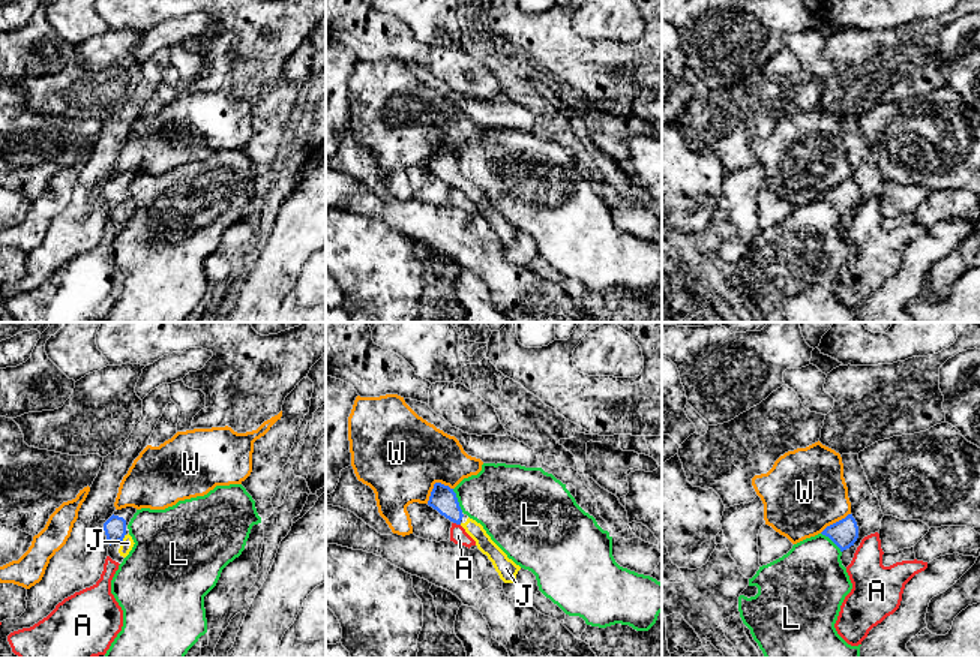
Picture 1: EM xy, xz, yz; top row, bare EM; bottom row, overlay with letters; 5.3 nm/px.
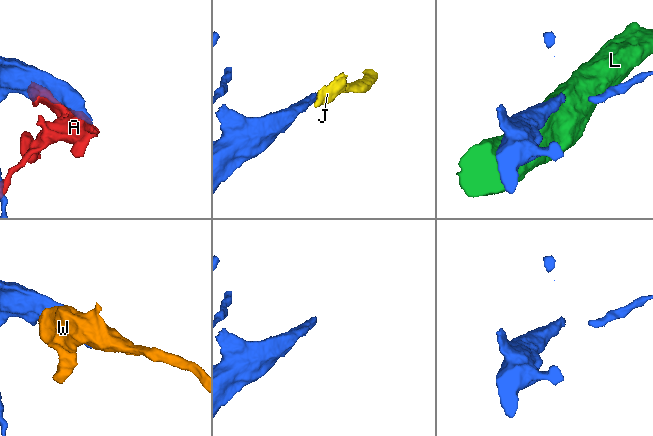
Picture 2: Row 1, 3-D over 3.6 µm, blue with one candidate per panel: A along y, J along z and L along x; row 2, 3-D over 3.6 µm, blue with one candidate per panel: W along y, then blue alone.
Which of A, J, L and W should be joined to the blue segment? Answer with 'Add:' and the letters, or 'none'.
Add: J

